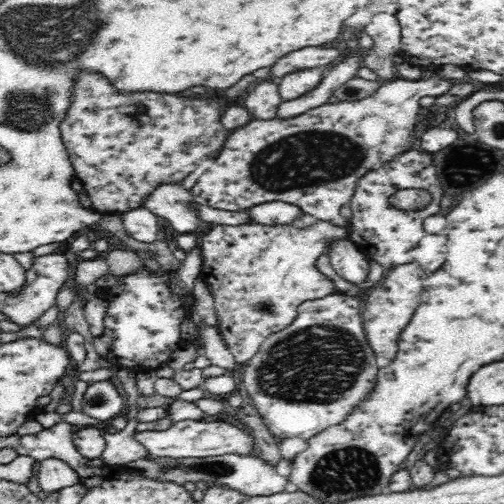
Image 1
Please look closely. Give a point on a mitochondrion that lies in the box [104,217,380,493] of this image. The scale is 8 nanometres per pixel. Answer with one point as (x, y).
(310, 366)

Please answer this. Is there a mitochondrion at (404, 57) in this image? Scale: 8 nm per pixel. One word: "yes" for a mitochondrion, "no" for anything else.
no

